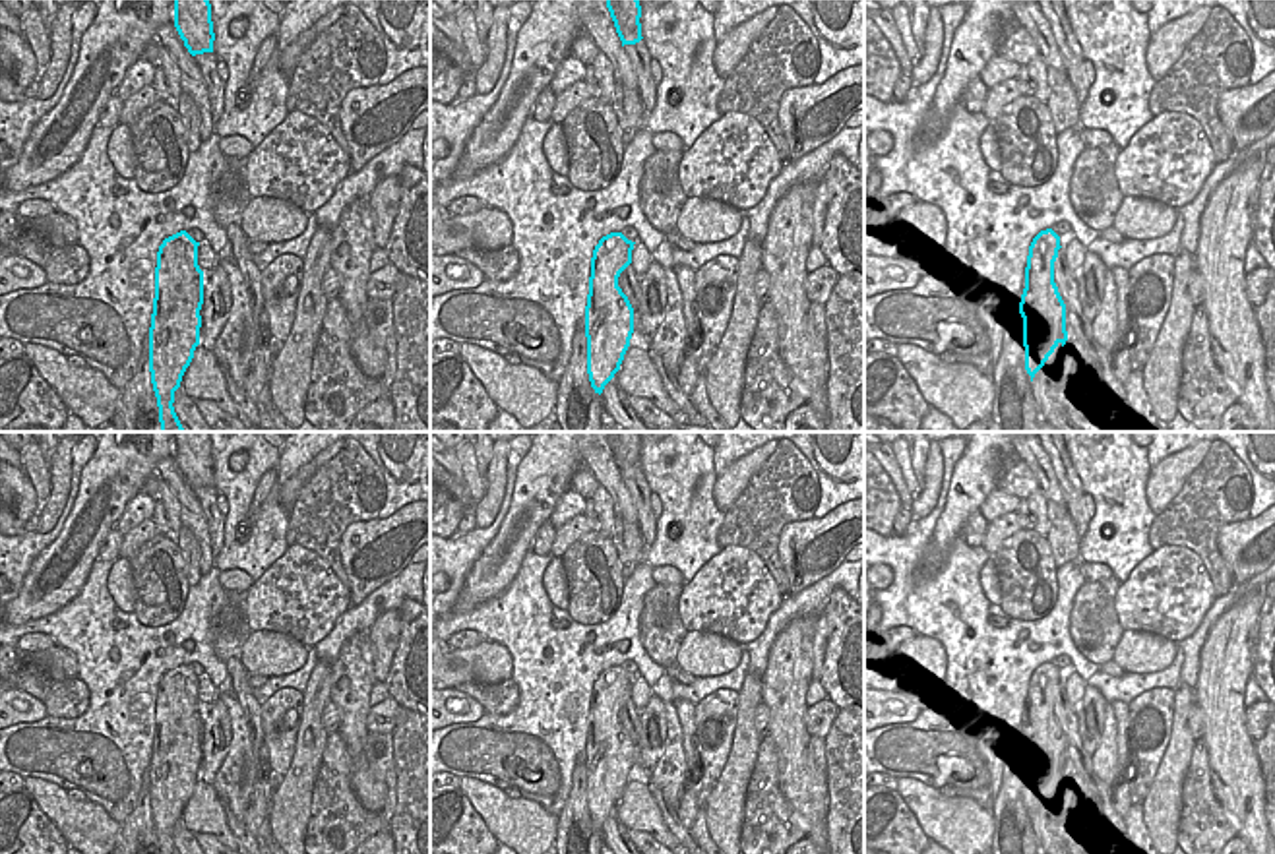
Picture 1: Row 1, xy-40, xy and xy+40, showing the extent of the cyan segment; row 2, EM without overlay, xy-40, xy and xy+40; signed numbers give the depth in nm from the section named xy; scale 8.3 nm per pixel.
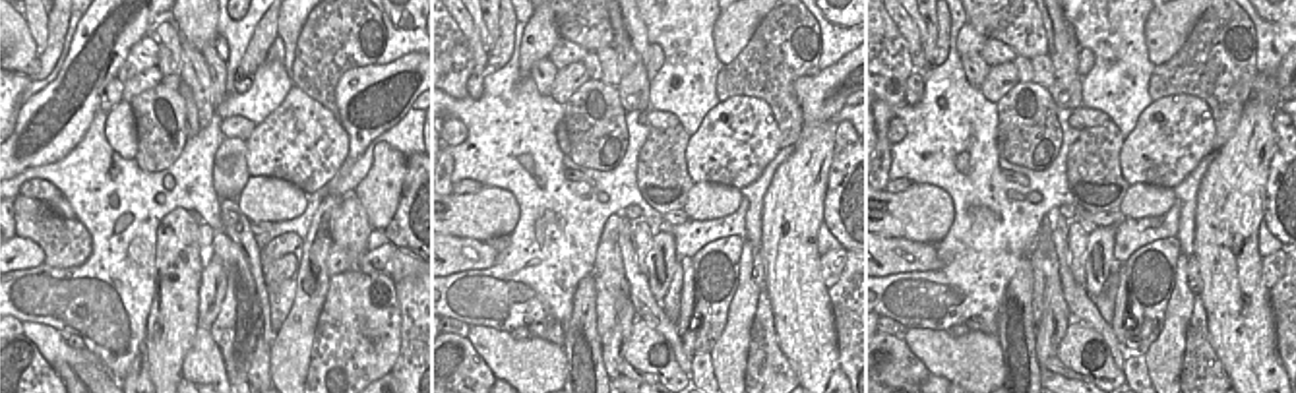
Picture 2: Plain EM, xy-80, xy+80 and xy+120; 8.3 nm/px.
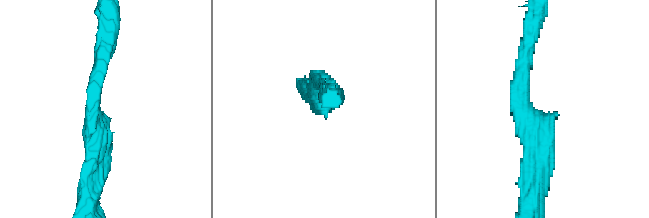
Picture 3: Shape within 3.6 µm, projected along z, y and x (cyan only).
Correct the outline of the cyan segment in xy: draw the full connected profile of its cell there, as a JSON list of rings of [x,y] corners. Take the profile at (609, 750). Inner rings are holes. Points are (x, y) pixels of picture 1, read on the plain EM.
[[[610,666],[599,674],[591,691],[585,740],[587,808],[595,827],[620,804],[634,767],[634,742],[618,720],[620,707],[632,697],[632,674]]]

